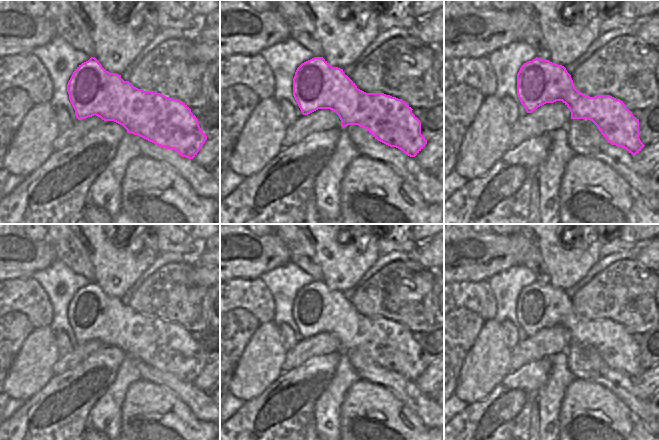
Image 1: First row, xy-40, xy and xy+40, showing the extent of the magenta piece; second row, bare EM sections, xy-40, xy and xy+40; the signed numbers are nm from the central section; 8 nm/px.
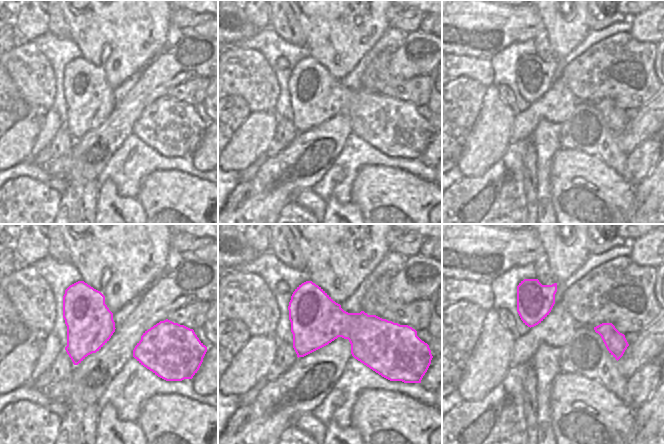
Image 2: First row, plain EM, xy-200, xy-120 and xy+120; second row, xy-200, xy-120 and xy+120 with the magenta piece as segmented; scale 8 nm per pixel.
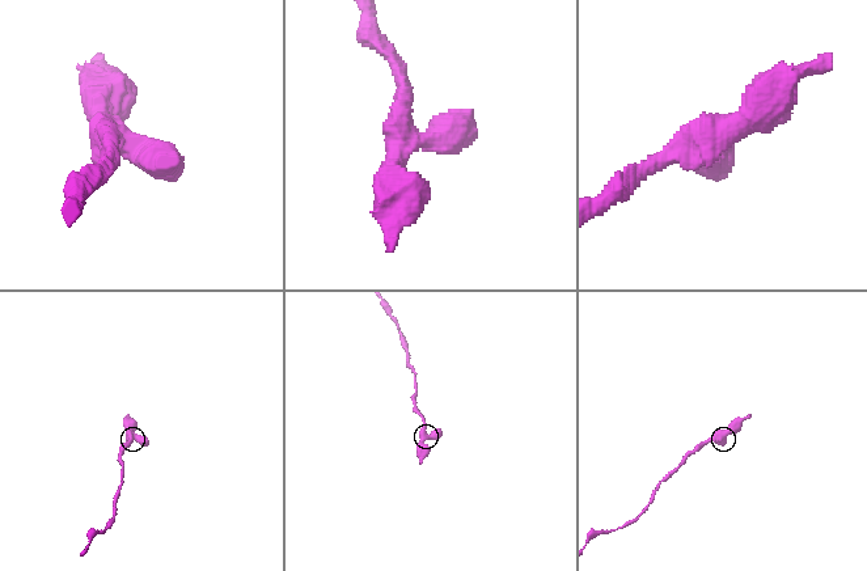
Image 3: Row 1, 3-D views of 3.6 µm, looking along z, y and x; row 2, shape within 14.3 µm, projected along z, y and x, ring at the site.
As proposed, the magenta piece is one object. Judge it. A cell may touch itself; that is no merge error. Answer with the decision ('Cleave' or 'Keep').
Keep.

